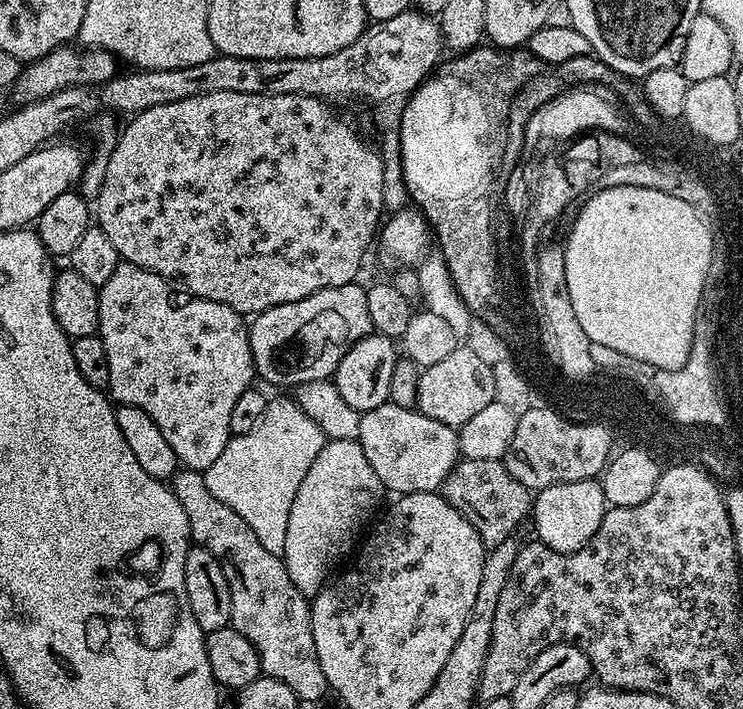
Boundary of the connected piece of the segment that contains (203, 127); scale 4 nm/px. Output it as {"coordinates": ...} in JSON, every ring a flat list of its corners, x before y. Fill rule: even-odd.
{"coordinates":[[218,90,218,94,198,94,194,98,182,98,178,102,166,102,162,106,150,106,150,110,137,112,131,117,132,120,116,137,116,145,108,159,106,166,106,178,100,187,100,193,94,197,94,220,98,227,110,238,114,250,118,250,121,261,134,266,142,266,142,270,150,270,154,274,161,276,163,280,187,290,193,296,201,296,210,302,222,302,230,306,234,311,241,314,255,314,265,312,274,306,282,306,286,302,298,302,310,294,314,294,323,288,330,286,346,286,357,279,360,272,360,263,364,260,364,255,368,252,368,247,373,247,378,236,378,229,382,224,382,217,386,209,382,202,382,188,384,186,384,160,380,157,379,151,368,144,360,141,360,136,331,108,331,103,325,102,318,96,303,96,302,94,234,94,234,90]]}

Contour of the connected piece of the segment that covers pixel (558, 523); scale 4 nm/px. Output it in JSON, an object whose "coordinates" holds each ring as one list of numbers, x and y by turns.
{"coordinates":[[599,479,561,482,561,484,551,484,549,488,539,489,535,493,534,503,530,508,530,524,536,527,535,539,539,543,550,546,550,550,577,552,579,548,586,546,590,542,590,538,594,538,594,534,602,522,605,511,606,501]]}

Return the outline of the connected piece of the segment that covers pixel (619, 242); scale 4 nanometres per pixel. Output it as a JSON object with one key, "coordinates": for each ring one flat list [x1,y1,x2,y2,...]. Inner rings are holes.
{"coordinates":[[642,186,596,190,577,214,568,245,562,248,566,286,573,303,571,313,589,339,621,348,631,357,650,358,655,364,663,364,666,371,682,367,691,354,696,311,711,266,713,233,705,217,690,202,674,198,674,194]]}

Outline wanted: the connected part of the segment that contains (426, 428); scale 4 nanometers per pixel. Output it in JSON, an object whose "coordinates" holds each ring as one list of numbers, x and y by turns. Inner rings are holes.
{"coordinates":[[391,402,360,412,358,439,370,466,374,466,374,474,392,494,437,491,461,459,457,429,426,418,416,408,403,408]]}

